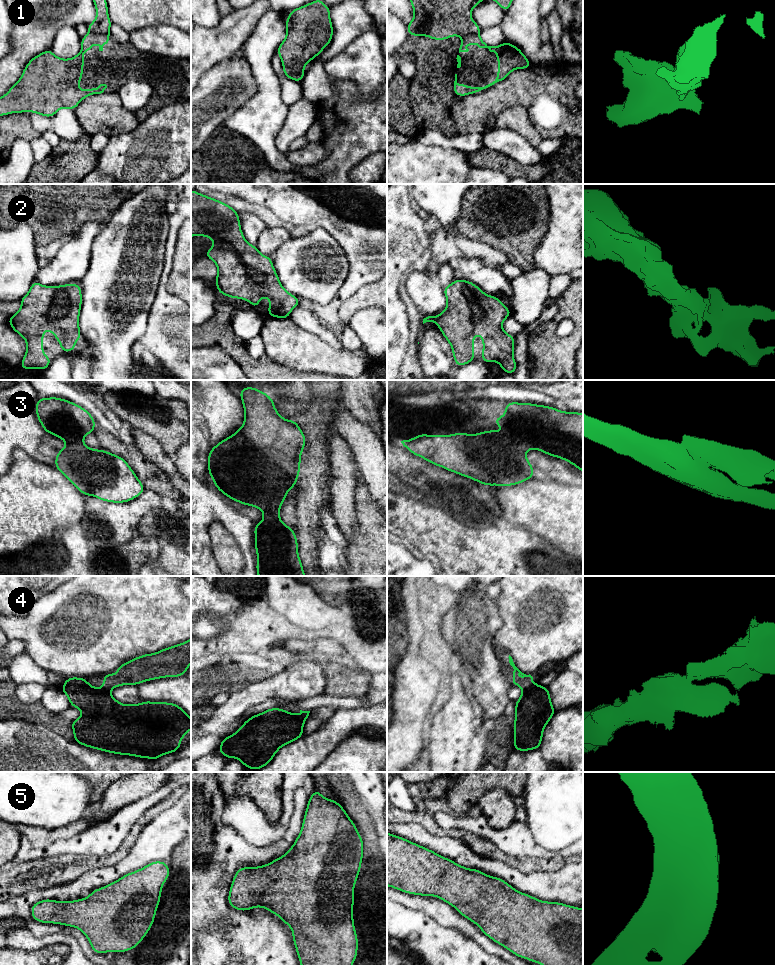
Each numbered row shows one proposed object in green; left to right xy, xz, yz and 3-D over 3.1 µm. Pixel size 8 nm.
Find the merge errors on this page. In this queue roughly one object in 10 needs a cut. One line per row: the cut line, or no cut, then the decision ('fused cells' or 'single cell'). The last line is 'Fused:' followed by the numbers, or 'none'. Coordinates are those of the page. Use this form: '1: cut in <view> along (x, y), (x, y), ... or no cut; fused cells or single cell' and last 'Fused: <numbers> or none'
1: cut in xy along (89, 31), (95, 34), (108, 34); fused cells
2: no cut; single cell
3: cut in yz along (503, 433), (526, 449); fused cells
4: no cut; single cell
5: no cut; single cell
Fused: 1, 3

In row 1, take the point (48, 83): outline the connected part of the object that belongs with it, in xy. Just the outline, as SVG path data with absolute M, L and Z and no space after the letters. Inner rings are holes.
M89 32L81 38L81 50L73 58L59 58L51 49L32 57L18 82L0 97L0 116L33 112L50 118L61 108L75 110L84 98L103 93L106 84L81 92L79 81L86 63L83 53L90 52L92 44L98 44L99 51L103 51L103 45L110 42L109 34Z

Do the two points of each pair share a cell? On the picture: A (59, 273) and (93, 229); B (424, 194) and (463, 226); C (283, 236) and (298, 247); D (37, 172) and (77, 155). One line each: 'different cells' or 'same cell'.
A: same cell
B: different cells
C: different cells
D: same cell

